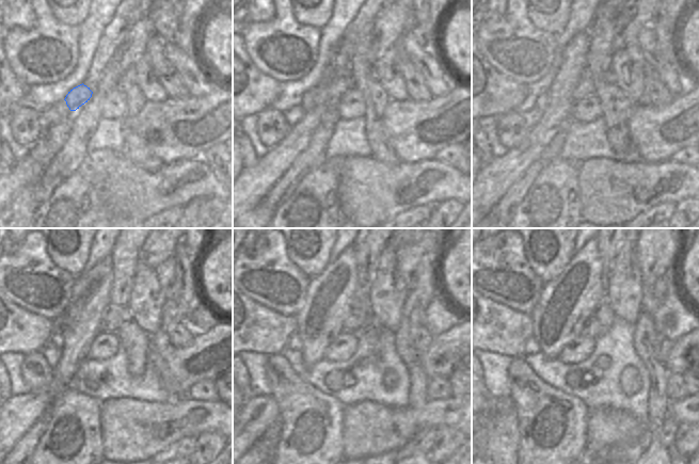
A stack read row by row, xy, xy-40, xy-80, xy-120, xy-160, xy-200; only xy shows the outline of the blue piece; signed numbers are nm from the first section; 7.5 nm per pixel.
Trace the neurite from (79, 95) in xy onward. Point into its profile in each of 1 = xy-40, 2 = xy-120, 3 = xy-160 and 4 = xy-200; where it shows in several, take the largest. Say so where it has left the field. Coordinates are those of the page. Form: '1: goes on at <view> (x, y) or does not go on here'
1: goes on at xy-40 (336, 86)
2: goes on at xy-120 (115, 316)
3: goes on at xy-160 (360, 318)
4: goes on at xy-200 (531, 347)

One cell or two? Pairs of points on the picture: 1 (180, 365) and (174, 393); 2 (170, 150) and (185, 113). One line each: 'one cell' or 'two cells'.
1: one cell
2: one cell

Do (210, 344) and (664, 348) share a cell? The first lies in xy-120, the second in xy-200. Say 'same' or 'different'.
different

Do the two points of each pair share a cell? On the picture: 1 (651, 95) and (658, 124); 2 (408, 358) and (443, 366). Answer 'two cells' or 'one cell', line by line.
1: two cells
2: two cells

